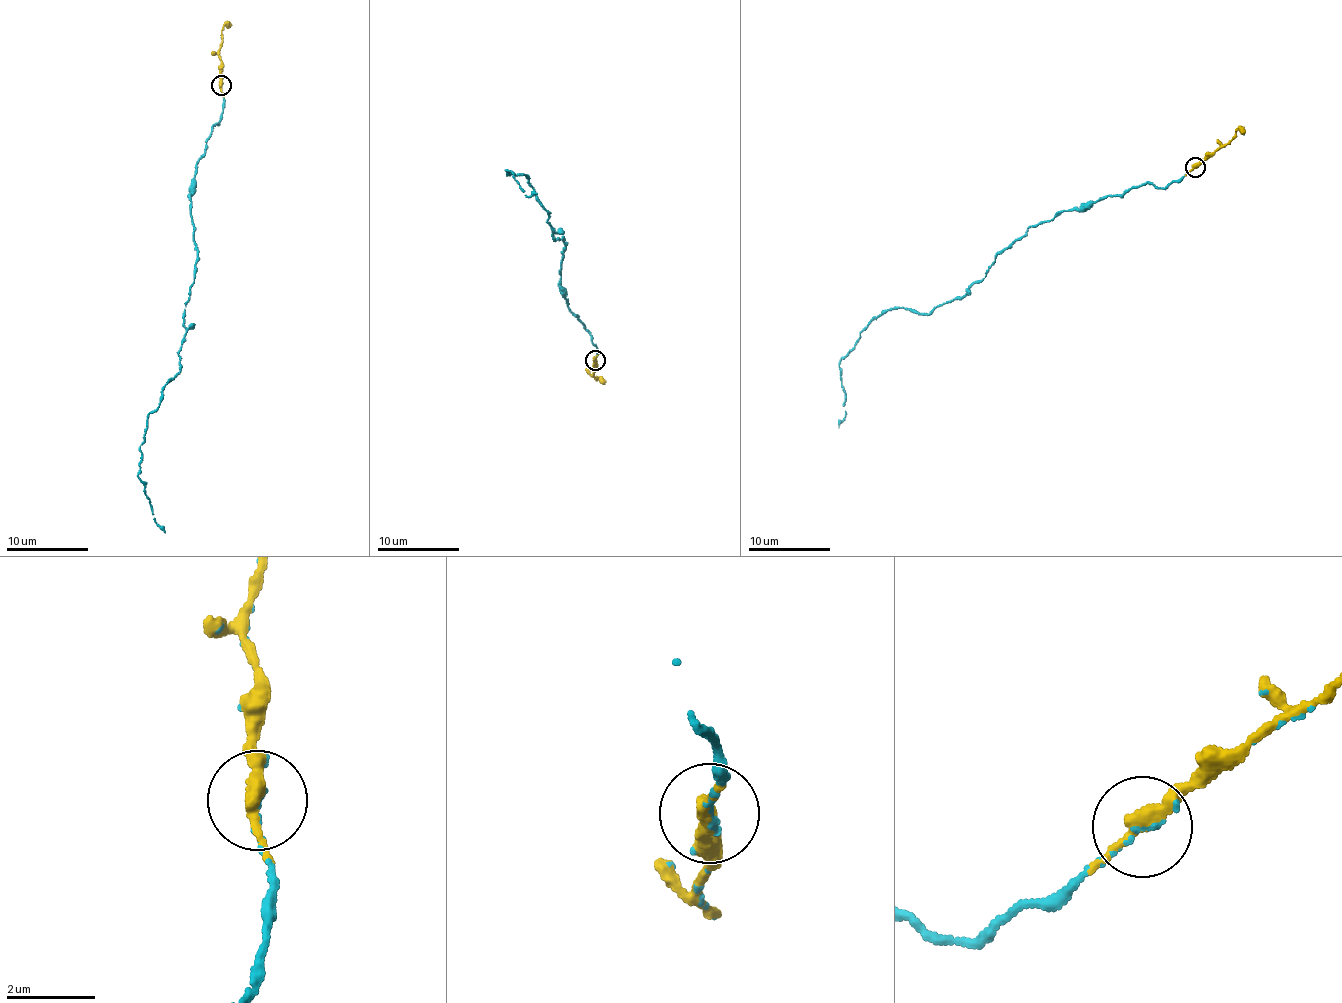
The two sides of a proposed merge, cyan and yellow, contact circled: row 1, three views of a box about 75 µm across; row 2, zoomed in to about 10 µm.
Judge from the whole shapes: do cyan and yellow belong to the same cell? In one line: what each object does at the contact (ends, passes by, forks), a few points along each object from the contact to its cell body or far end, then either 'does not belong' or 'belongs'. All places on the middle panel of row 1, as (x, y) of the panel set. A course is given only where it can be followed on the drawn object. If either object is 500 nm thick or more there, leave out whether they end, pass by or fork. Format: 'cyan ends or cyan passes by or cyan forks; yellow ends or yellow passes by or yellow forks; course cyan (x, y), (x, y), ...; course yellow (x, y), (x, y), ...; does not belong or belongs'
cyan ends; yellow passes by; course cyan (595, 360), (596, 344), (560, 287), (564, 237), (553, 240), (534, 187), (506, 170), (524, 195), (537, 193); course yellow (595, 360), (593, 375), (606, 382); belongs

